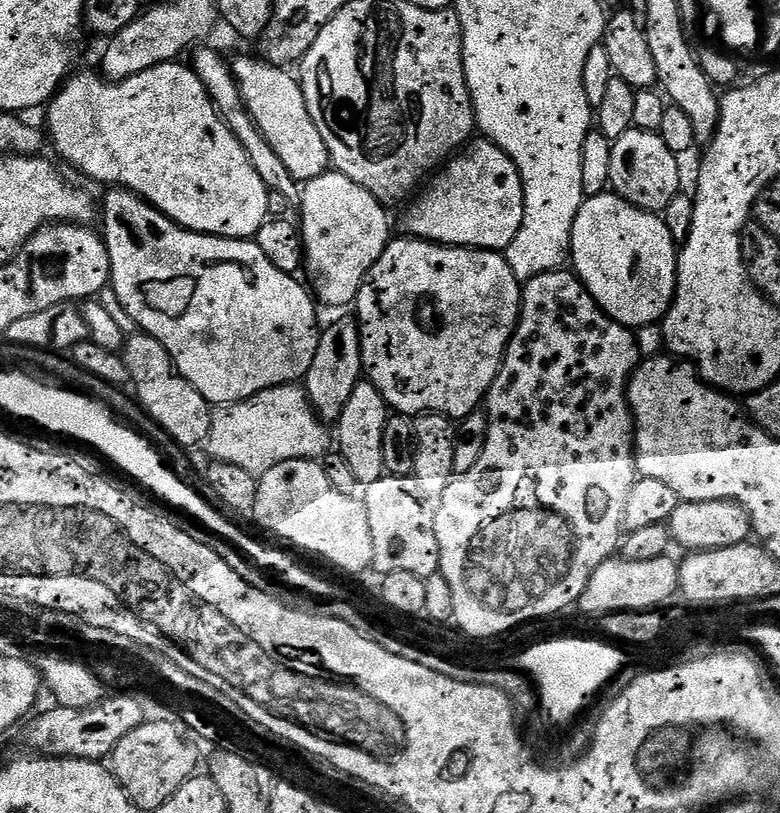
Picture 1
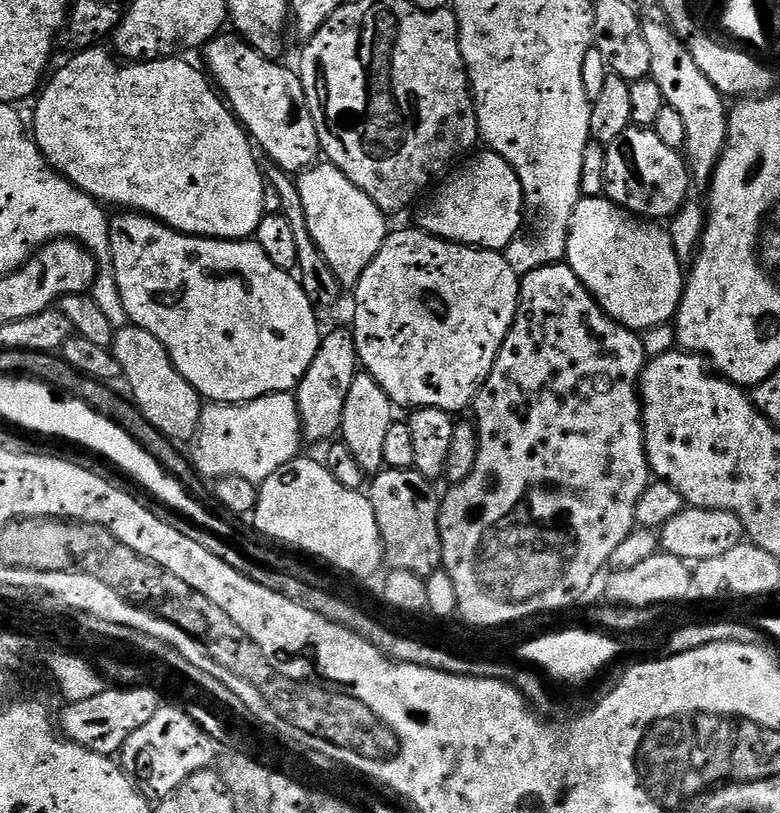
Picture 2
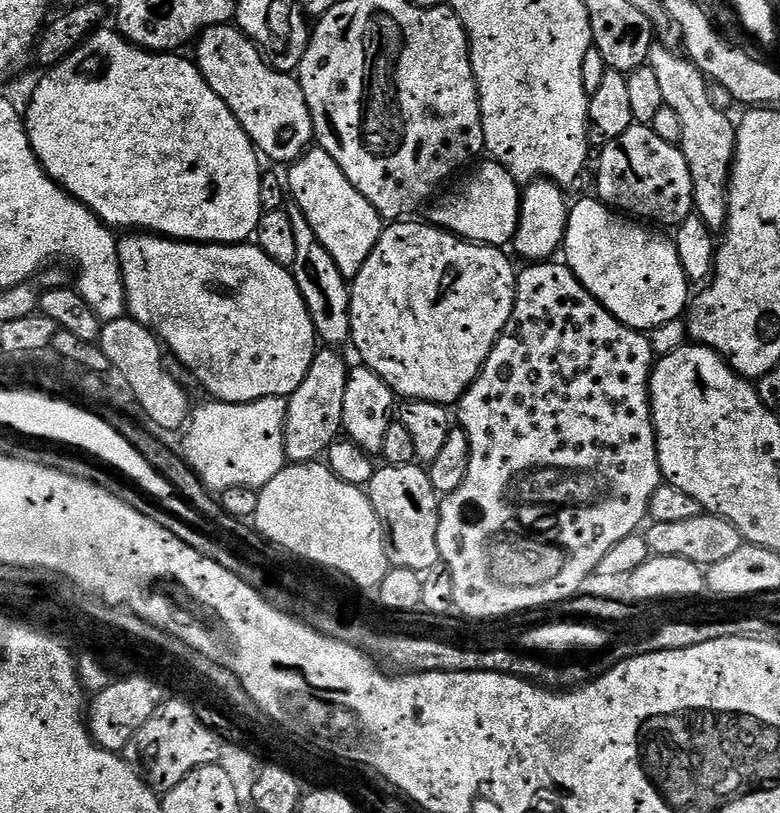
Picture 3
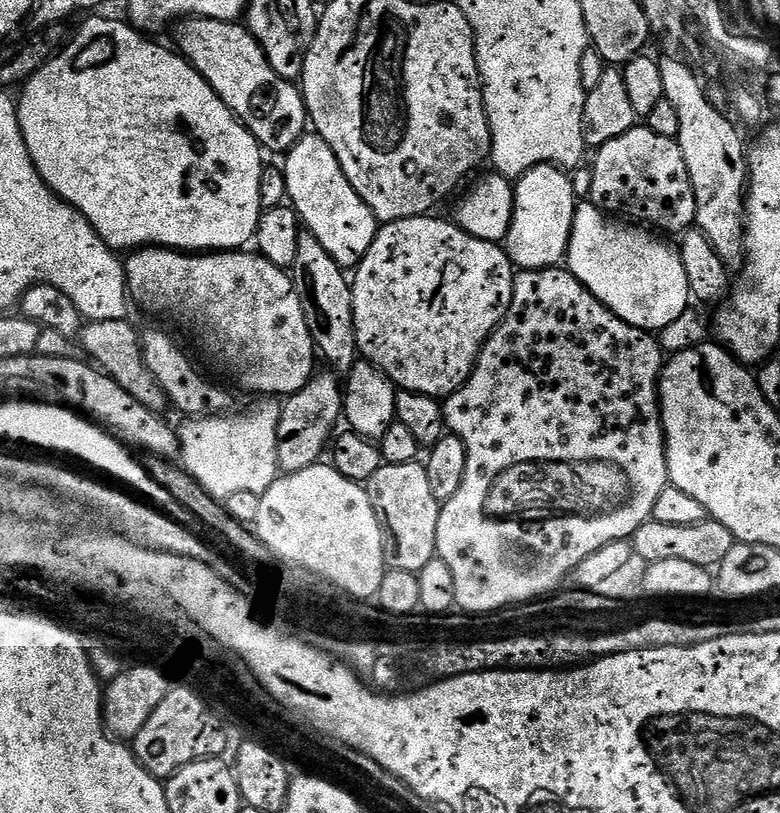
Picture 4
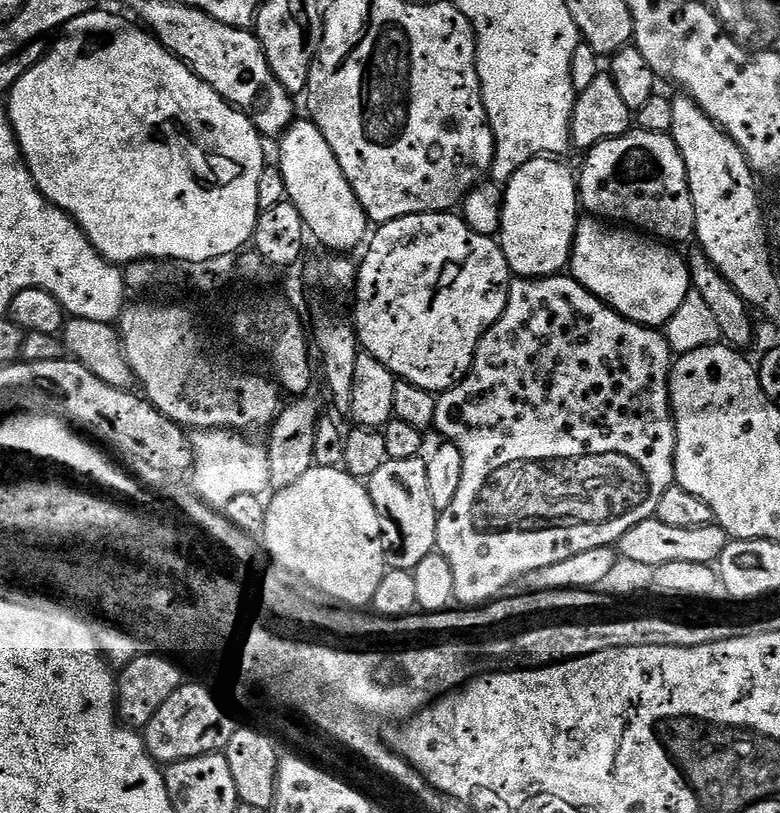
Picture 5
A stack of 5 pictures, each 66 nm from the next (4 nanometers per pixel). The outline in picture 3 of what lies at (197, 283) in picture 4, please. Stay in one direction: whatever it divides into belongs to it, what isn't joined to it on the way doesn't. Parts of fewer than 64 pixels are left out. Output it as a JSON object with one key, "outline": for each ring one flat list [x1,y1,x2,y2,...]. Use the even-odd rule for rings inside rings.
{"outline":[[143,230,124,234,118,240,118,258,124,279,124,295,126,312,133,320,155,332,156,339,169,353,176,355,176,360,209,392,212,400,220,400,224,404,245,404,271,396,289,397,302,386,302,378,306,378,306,370,310,370,310,362,314,362,318,351,316,327,306,310,306,302,298,290,296,280,289,269,274,262,266,253,252,242,238,244,209,244,207,242,189,242,173,240,166,236,153,234]]}

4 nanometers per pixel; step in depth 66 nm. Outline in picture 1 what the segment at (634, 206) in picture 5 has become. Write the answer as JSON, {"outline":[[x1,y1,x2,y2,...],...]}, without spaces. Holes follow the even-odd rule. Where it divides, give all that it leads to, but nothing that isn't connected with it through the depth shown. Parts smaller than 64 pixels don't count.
{"outline":[[629,128,627,132,622,133,618,139,611,141,610,148,612,153,608,156,608,180,612,183,611,191,623,200,641,208,646,212,663,213,666,206,675,196,681,195,680,188,680,164,677,153,672,152,662,142,662,138,655,132,643,132,641,128]]}

